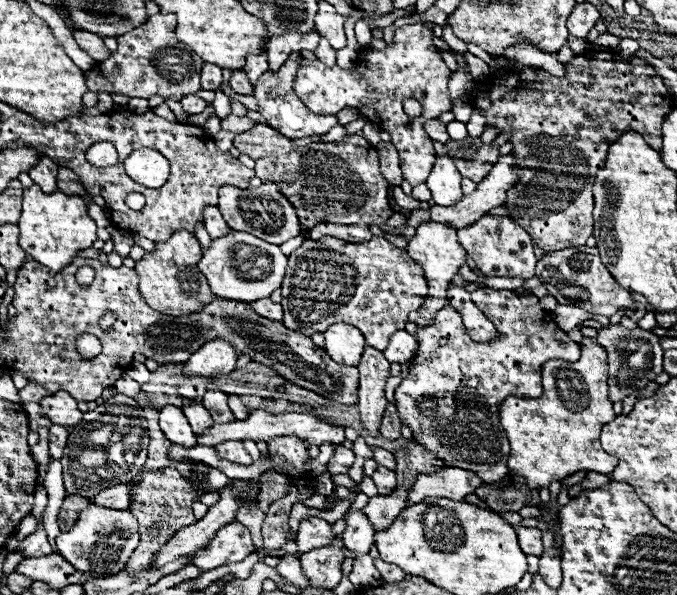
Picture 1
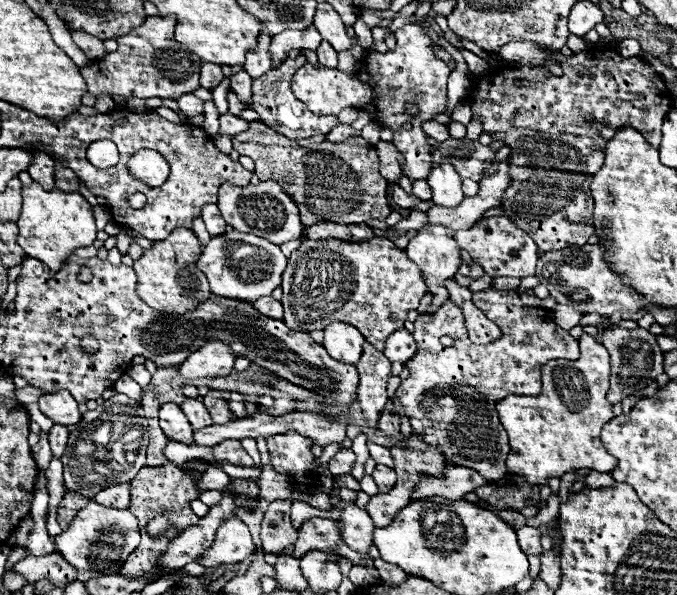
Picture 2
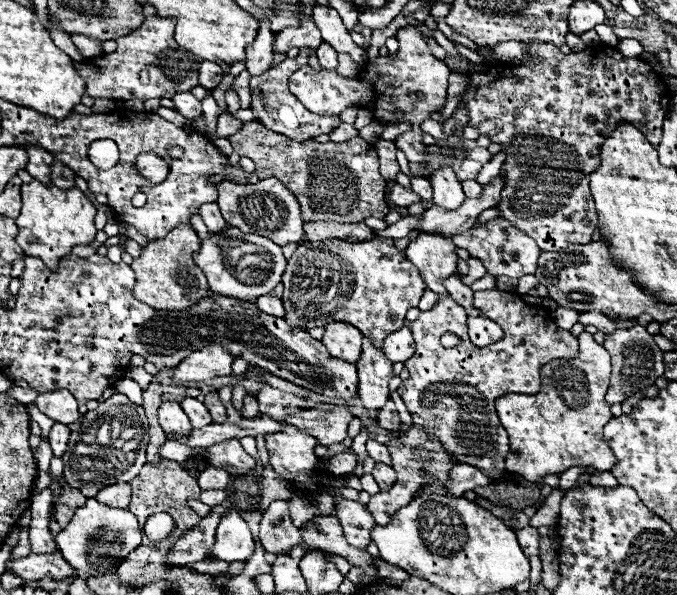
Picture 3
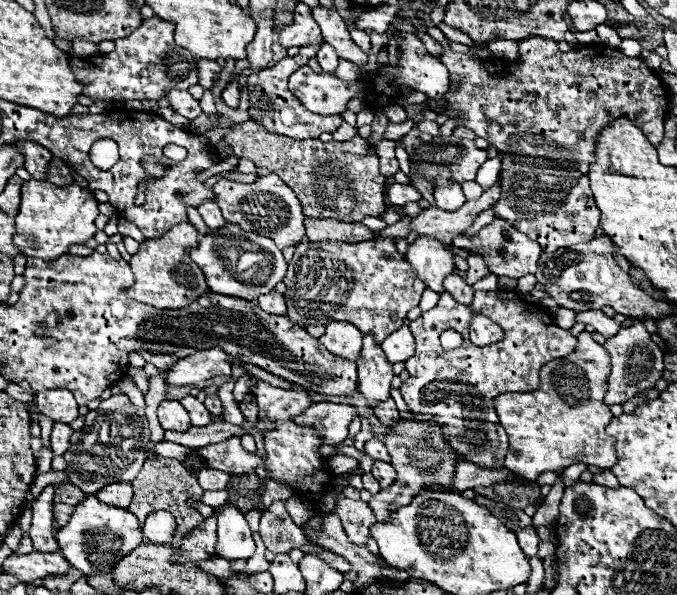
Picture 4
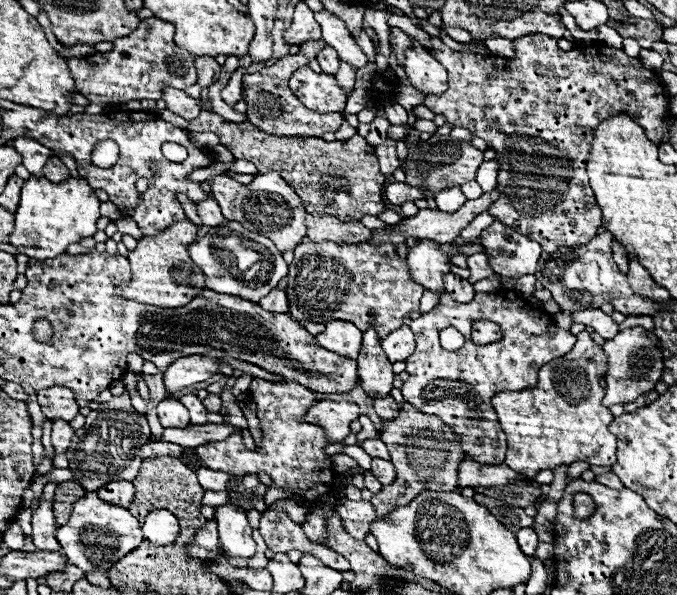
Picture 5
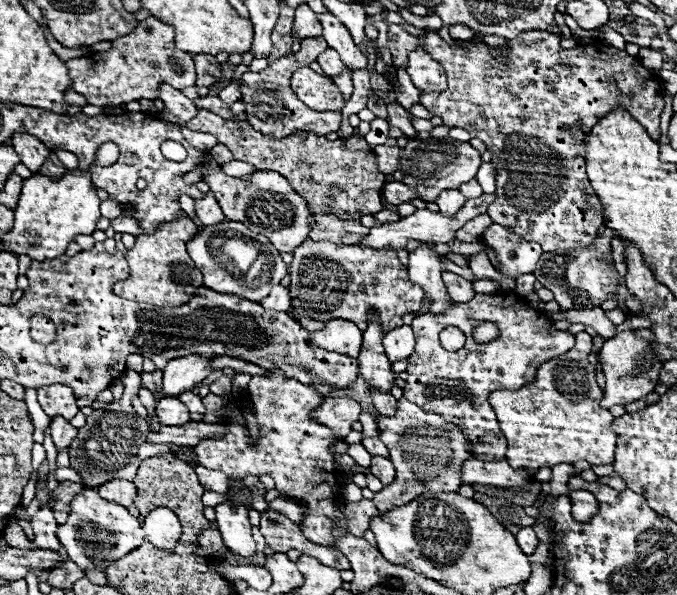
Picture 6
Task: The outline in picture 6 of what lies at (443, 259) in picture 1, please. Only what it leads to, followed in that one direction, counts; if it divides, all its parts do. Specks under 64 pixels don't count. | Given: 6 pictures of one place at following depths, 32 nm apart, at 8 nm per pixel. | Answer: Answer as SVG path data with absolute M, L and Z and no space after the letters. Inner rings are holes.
M422 244L418 248L414 248L408 256L408 272L410 272L410 280L420 284L424 288L424 292L434 300L430 312L442 312L446 308L446 288L442 282L442 272L446 272L446 268L440 262L440 256L434 248L434 244Z

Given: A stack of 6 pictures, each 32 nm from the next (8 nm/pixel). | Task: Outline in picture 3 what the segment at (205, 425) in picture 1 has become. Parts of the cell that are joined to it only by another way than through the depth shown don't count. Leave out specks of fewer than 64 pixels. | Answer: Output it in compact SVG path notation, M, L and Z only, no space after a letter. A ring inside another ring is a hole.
M184 398L180 404L182 404L184 412L188 414L188 418L190 418L190 422L192 422L194 428L204 428L204 426L212 424L210 414L208 414L206 406L200 400L196 400L196 398Z

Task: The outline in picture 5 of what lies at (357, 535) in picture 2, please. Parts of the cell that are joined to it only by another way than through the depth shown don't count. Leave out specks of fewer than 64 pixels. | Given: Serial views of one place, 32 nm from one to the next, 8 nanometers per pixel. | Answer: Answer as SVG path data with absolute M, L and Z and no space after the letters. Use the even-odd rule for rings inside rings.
M338 500L336 504L336 512L340 514L342 518L342 524L344 524L344 530L358 542L364 542L366 540L366 534L368 534L368 528L370 524L376 520L376 512L372 508L370 502L364 502L364 500Z

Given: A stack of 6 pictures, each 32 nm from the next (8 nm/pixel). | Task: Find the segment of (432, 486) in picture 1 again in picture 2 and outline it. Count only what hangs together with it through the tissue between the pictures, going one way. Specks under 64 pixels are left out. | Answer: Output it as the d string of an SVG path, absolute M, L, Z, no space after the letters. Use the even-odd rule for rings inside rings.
M450 466L444 470L442 478L436 476L422 476L420 482L416 484L410 502L422 500L426 496L444 496L450 500L460 500L464 494L474 492L478 486L484 486L484 478L472 468L460 468L460 466Z

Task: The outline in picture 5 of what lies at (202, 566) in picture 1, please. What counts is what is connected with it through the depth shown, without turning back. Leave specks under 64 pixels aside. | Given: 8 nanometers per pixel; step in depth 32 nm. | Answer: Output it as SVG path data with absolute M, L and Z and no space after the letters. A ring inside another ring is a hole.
M234 504L216 508L220 552L232 558L252 558L256 542L252 540L252 528L248 526L246 512Z

